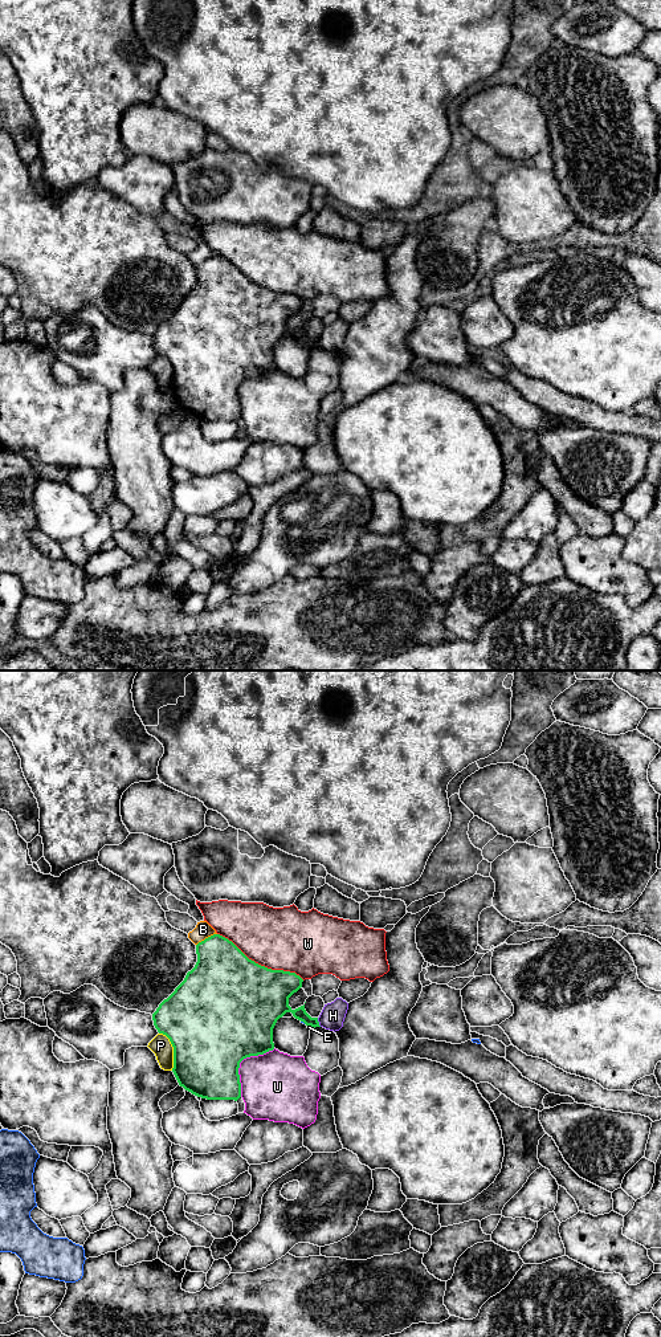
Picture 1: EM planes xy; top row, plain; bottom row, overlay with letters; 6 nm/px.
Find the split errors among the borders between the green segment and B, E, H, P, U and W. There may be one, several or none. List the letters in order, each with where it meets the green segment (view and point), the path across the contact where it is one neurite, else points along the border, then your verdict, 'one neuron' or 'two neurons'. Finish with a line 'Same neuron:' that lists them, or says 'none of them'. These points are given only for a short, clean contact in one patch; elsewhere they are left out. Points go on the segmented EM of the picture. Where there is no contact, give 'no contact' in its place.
B: xy (205, 938) | two neurons
E: xy (310, 1024) | two neurons
H: xy (318, 1022) | along xy (317, 1018), (321, 1026) | two neurons
P: xy (174, 1050) | two neurons
U: xy (240, 1062) | two neurons
W: xy (260, 965) | two neurons
Same neuron: none of them

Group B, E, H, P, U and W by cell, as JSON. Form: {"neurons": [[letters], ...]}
{"neurons": [["B"], ["E"], ["H"], ["P"], ["U"], ["W"]]}

